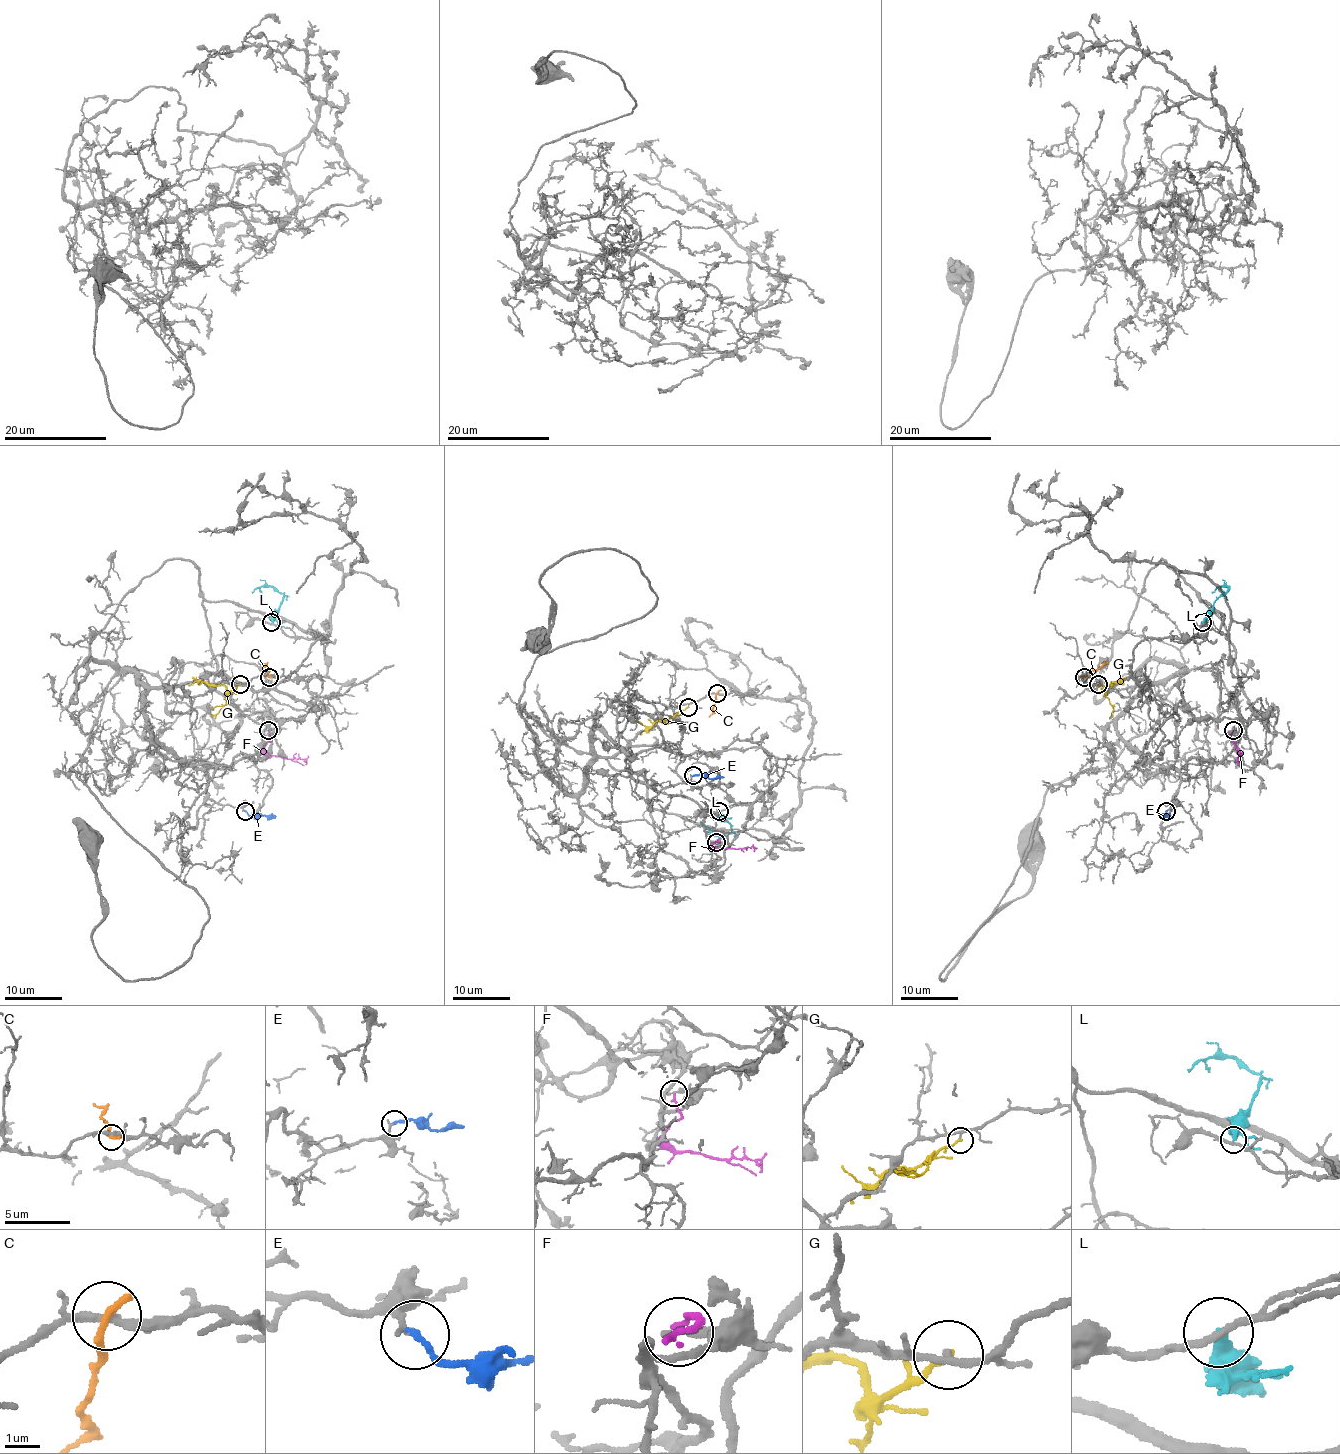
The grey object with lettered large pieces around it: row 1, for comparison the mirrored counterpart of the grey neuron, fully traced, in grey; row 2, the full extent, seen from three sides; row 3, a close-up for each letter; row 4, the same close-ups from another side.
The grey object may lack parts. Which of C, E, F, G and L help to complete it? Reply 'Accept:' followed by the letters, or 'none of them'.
Accept: E

